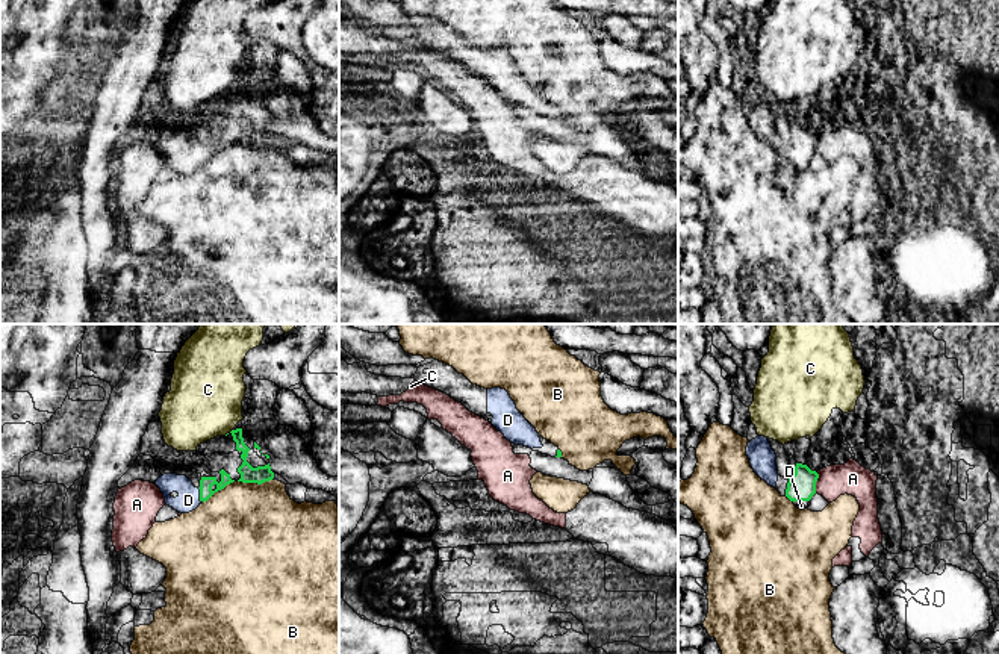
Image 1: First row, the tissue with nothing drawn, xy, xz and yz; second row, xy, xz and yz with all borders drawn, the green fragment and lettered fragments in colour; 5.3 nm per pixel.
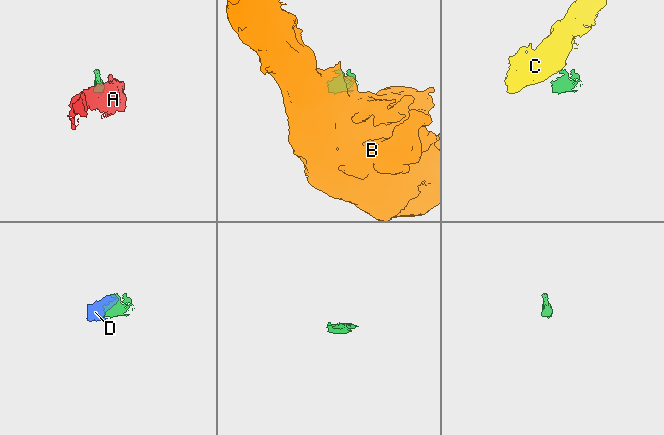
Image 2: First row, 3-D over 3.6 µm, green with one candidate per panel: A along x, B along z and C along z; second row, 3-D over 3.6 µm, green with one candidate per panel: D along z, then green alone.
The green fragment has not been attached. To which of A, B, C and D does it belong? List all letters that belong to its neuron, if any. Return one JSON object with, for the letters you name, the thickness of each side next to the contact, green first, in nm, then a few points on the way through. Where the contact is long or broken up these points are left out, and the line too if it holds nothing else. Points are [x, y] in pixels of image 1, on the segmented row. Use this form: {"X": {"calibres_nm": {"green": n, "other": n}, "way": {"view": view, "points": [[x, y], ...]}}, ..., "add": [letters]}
{"D": {"calibres_nm": {"green": 70, "other": 120}, "way": {"view": "xy", "points": [[206, 483], [200, 495], [192, 495], [188, 500]]}}, "add": ["D"]}

